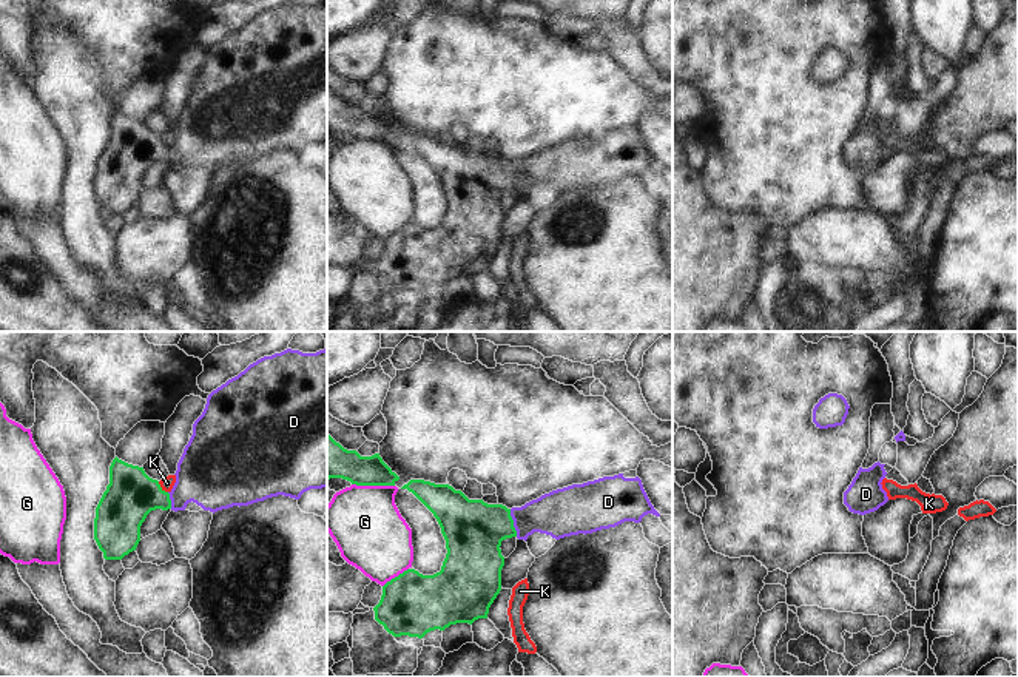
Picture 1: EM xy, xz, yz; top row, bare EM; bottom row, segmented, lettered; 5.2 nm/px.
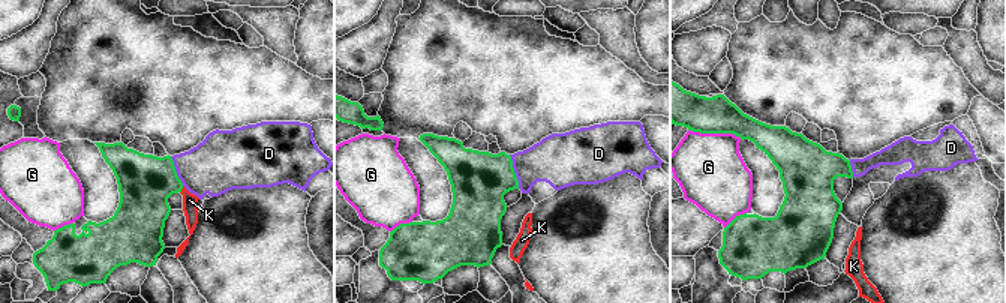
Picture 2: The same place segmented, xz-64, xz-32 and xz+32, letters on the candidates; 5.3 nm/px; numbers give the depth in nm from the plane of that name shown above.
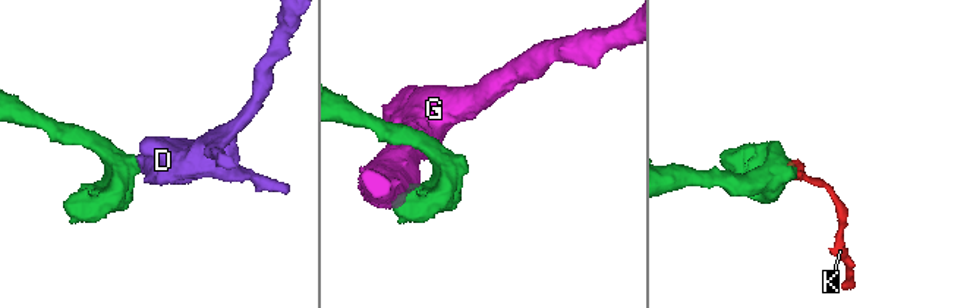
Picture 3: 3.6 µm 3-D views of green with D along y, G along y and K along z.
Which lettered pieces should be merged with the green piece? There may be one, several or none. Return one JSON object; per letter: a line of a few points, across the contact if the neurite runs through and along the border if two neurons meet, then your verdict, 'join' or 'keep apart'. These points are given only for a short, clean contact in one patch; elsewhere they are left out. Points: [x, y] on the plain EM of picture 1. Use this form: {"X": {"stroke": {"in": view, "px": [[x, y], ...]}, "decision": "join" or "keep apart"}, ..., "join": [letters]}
{"D": {"stroke": {"in": "xz", "px": [[472, 184], [491, 178], [512, 178], [535, 170], [559, 168]]}, "decision": "join"}, "G": {"decision": "keep apart"}, "K": {"stroke": {"in": "xy", "px": [[158, 136], [167, 147]]}, "decision": "keep apart"}, "join": ["D"]}

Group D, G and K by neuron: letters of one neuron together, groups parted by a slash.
D / G / K

